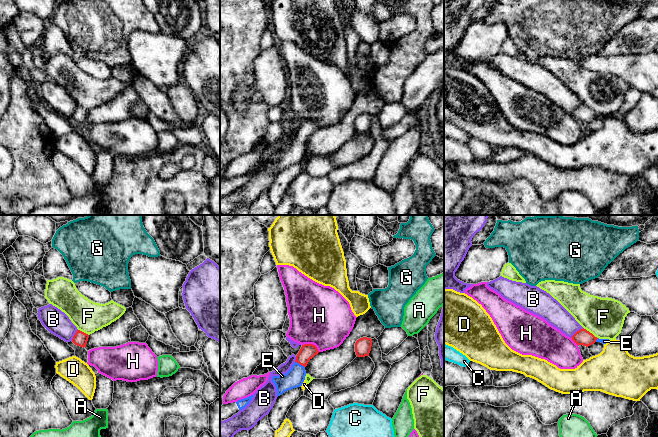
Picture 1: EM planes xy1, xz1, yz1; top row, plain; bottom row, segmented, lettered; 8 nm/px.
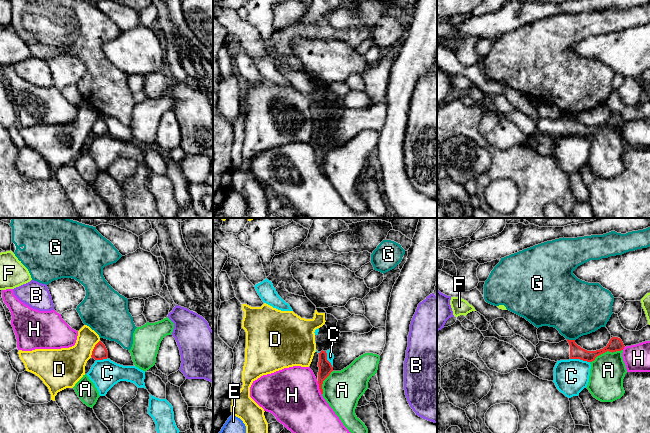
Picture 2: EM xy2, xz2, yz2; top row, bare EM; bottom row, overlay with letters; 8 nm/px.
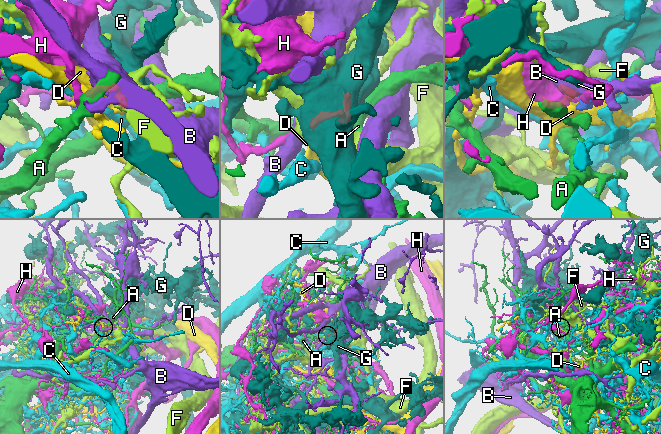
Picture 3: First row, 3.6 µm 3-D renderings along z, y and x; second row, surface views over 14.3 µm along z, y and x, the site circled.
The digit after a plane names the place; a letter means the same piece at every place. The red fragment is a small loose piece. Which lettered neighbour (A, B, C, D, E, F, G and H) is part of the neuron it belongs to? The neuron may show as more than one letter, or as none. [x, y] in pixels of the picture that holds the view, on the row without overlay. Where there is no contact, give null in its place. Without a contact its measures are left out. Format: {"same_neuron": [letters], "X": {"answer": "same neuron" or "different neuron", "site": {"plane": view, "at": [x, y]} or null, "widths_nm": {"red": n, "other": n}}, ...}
{"same_neuron": ["E"], "A": {"answer": "different neuron", "site": {"plane": "yz2", "at": [606, 127]}, "widths_nm": {"red": 110, "other": 280}}, "B": {"answer": "different neuron", "site": {"plane": "yz1", "at": [577, 107]}, "widths_nm": {"red": 130, "other": 180}}, "C": {"answer": "different neuron", "site": {"plane": "yz2", "at": [580, 135]}, "widths_nm": {"red": 110, "other": 280}}, "D": {"answer": "different neuron", "site": {"plane": "xy2", "at": [94, 124]}, "widths_nm": {"red": 120, "other": 280}}, "E": {"answer": "same neuron", "site": {"plane": "xz1", "at": [300, 140]}, "widths_nm": {"red": 120, "other": 150}}, "F": {"answer": "different neuron", "site": {"plane": "yz1", "at": [589, 108]}, "widths_nm": {"red": 130, "other": 320}}, "G": {"answer": "different neuron", "site": {"plane": "yz2", "at": [571, 116]}, "widths_nm": {"red": 110, "other": 420}}, "H": {"answer": "different neuron", "site": {"plane": "xz1", "at": [311, 120]}, "widths_nm": {"red": 120, "other": 480}}}

